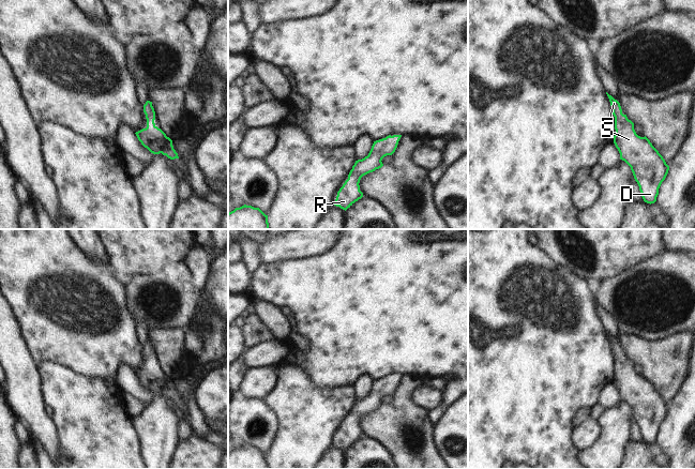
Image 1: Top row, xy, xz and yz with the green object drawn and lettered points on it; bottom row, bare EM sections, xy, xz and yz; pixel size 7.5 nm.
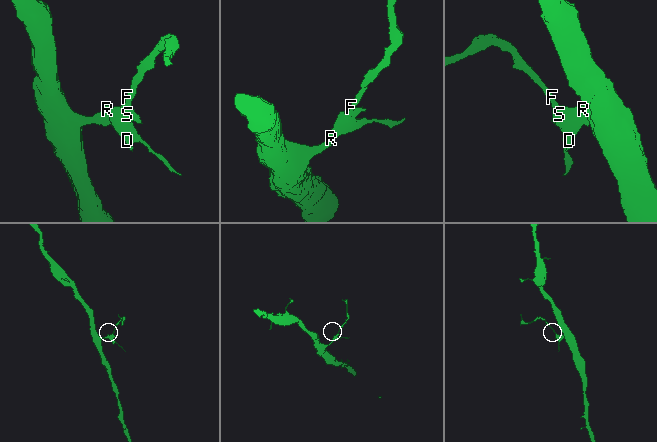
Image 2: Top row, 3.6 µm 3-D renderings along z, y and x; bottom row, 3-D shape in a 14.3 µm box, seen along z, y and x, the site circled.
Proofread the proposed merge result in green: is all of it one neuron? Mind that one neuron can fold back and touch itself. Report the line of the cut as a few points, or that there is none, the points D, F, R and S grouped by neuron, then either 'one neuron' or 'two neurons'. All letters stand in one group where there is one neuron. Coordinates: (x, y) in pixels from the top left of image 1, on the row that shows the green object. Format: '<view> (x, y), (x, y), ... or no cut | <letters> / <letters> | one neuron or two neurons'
no cut | D F R S | one neuron

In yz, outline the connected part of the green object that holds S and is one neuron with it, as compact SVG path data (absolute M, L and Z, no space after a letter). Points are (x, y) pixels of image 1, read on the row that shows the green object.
M607 92L606 94L615 117L614 143L620 153L620 160L631 167L644 201L654 203L669 166L646 136L636 134L634 123L622 114L620 103Z

